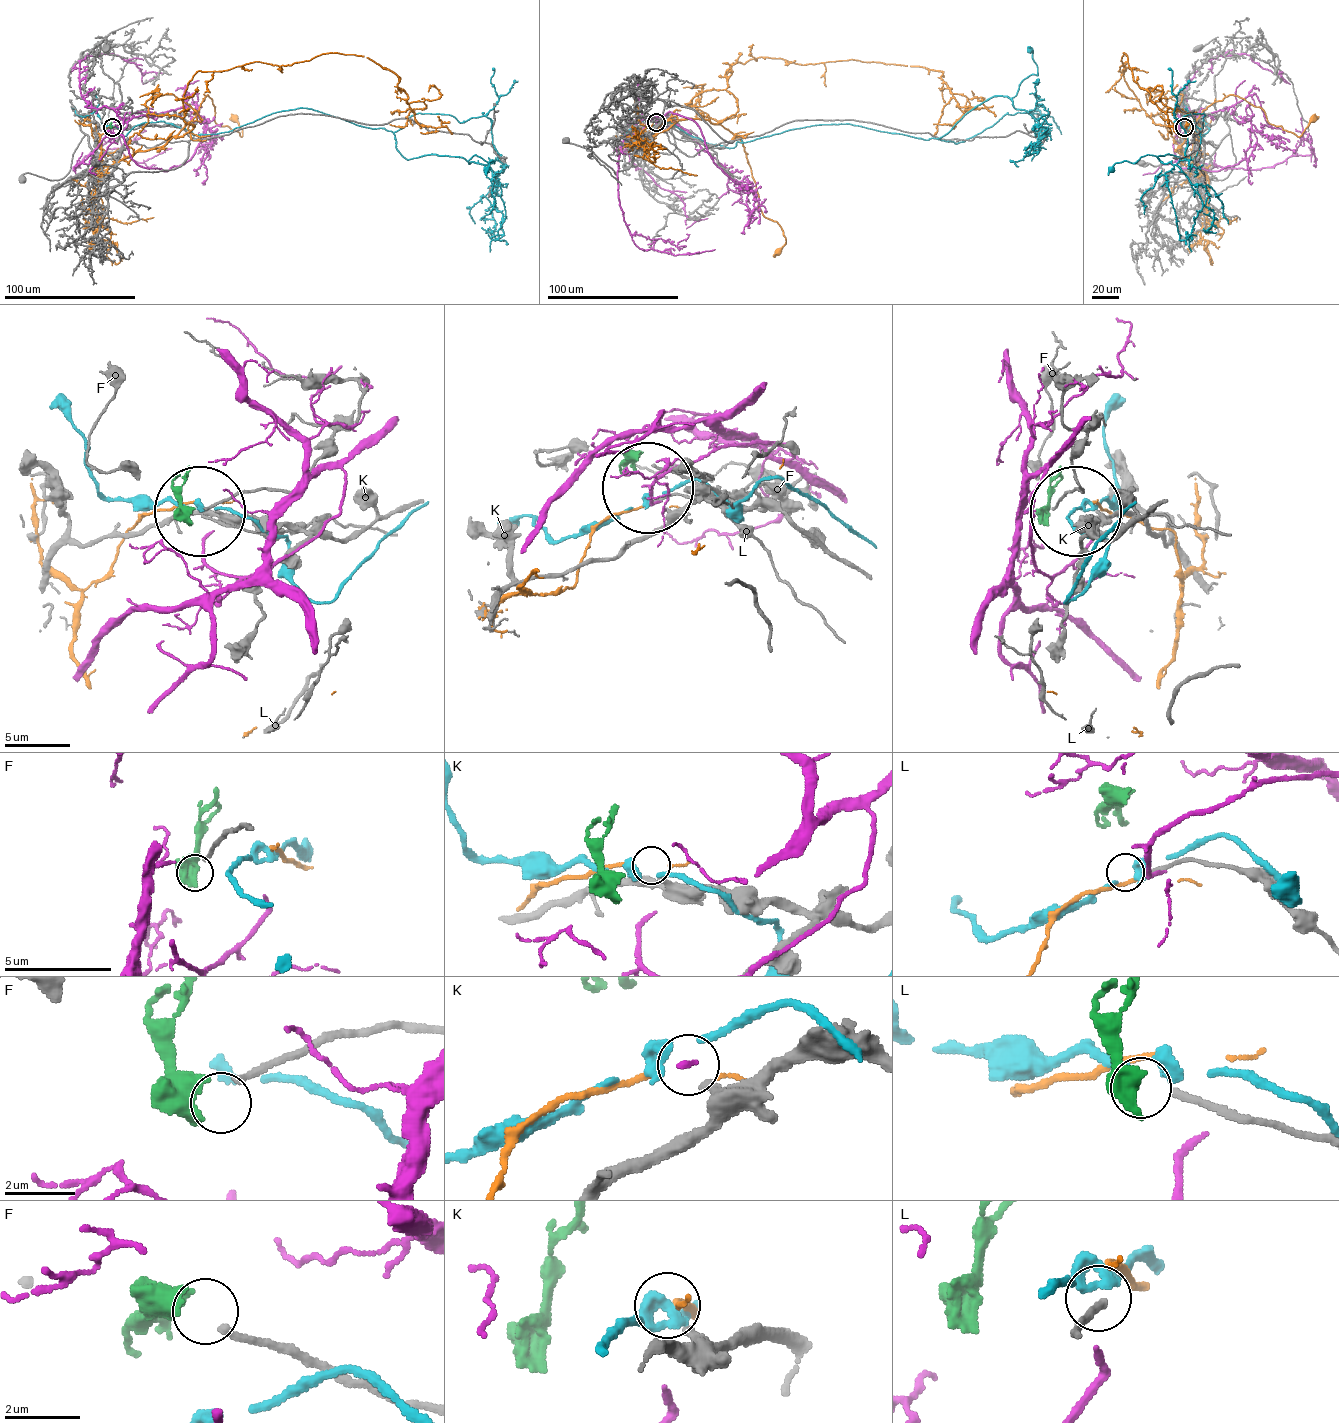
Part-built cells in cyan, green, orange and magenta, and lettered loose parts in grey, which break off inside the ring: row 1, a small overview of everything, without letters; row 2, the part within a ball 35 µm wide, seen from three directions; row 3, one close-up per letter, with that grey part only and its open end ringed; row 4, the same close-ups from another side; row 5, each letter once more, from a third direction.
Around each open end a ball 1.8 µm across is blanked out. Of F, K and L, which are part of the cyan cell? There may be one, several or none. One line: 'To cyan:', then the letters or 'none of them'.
To cyan: none of them

